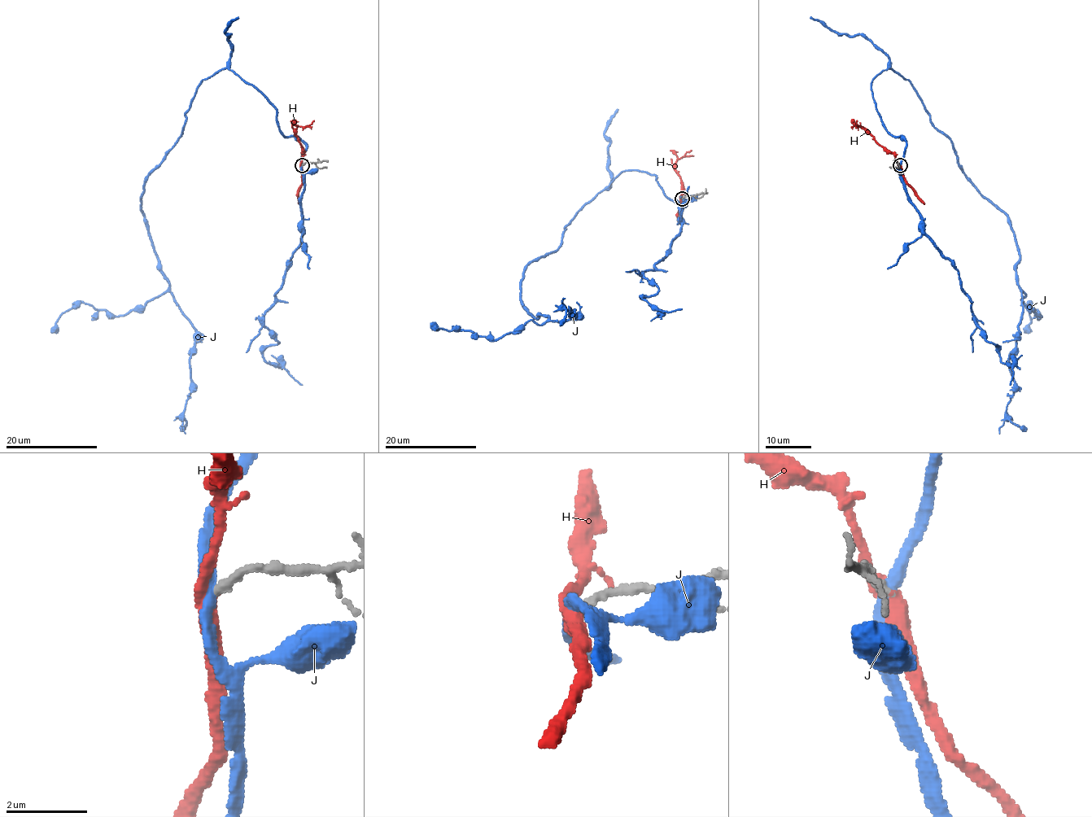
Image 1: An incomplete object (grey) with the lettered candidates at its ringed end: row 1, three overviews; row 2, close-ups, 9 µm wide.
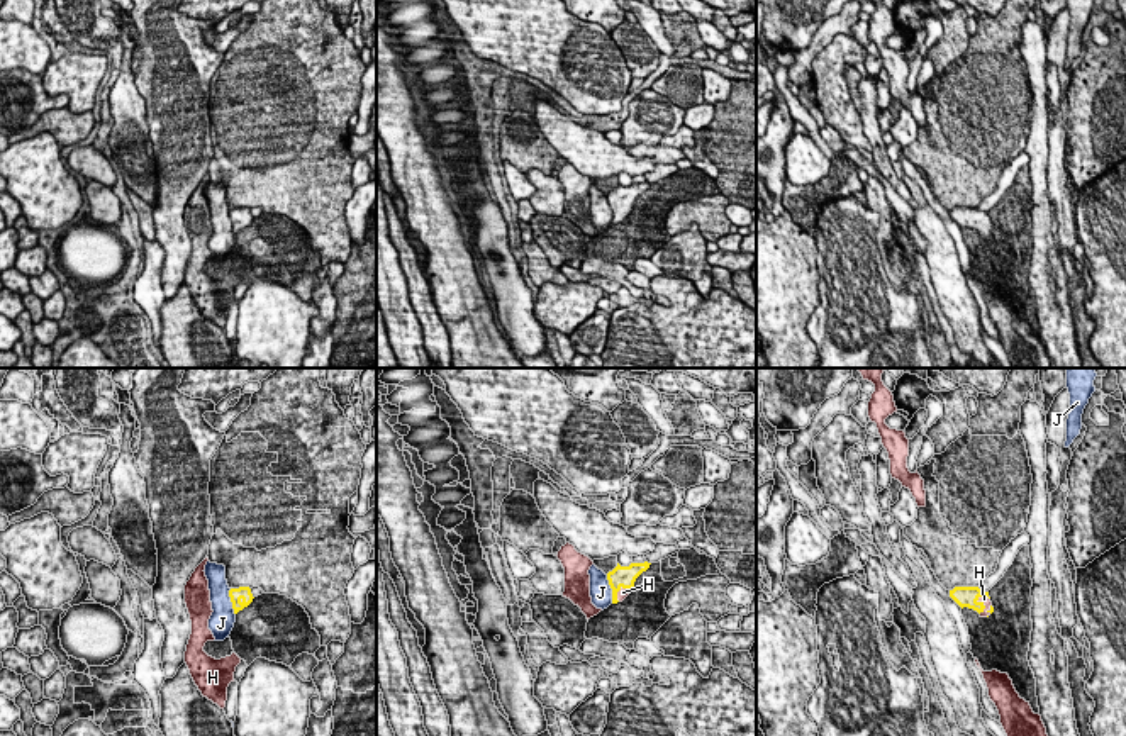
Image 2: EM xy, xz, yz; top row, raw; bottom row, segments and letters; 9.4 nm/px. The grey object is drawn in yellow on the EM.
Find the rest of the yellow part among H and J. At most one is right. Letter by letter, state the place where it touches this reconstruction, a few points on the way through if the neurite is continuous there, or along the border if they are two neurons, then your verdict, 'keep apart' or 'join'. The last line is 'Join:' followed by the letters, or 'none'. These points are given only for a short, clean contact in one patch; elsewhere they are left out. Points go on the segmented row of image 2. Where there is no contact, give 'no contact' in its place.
H: contact yz (984, 606); way yz (964, 596), (974, 597), (984, 606), (984, 599); join
J: contact xz (611, 587); border xz (606, 575), (613, 602); keep apart
Join: H

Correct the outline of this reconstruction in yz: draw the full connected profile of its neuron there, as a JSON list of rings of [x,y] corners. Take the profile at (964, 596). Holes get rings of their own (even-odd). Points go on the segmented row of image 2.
[[[955,587],[950,590],[950,597],[963,609],[973,609],[980,617],[989,617],[994,612],[989,592],[978,587]]]

